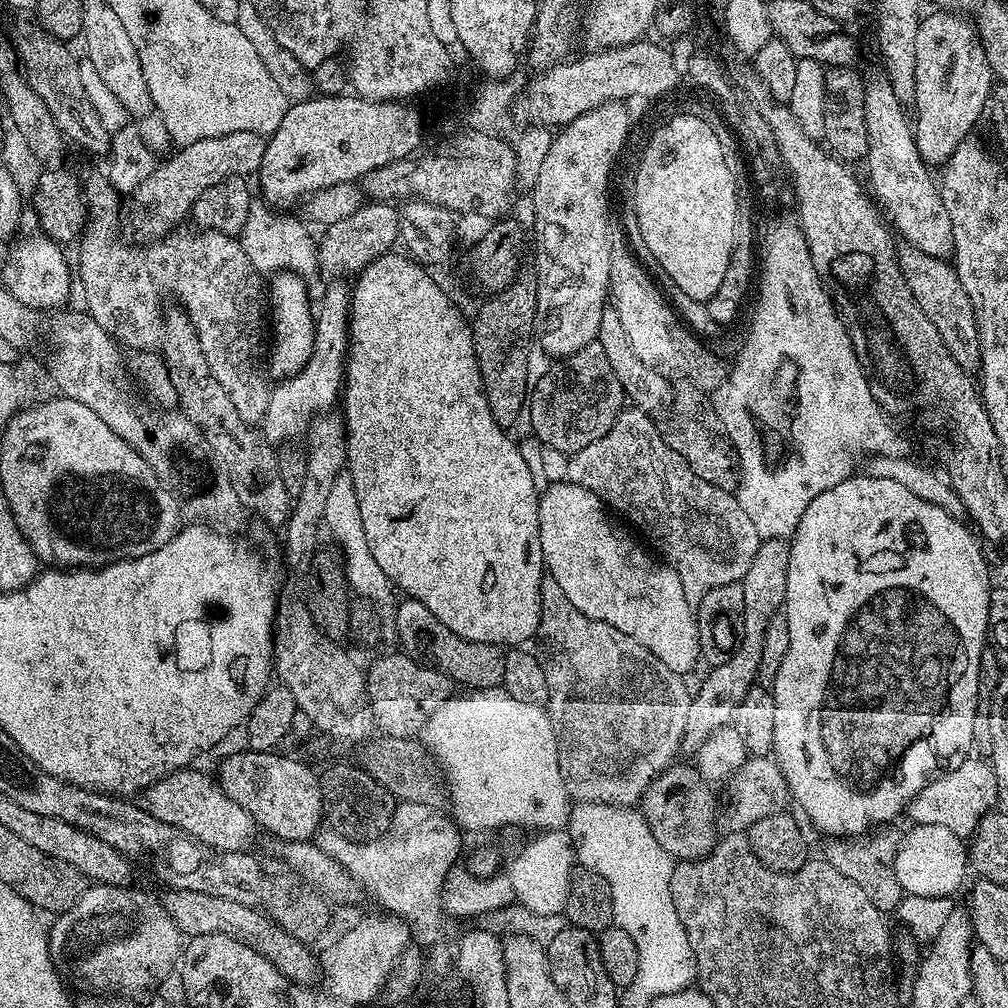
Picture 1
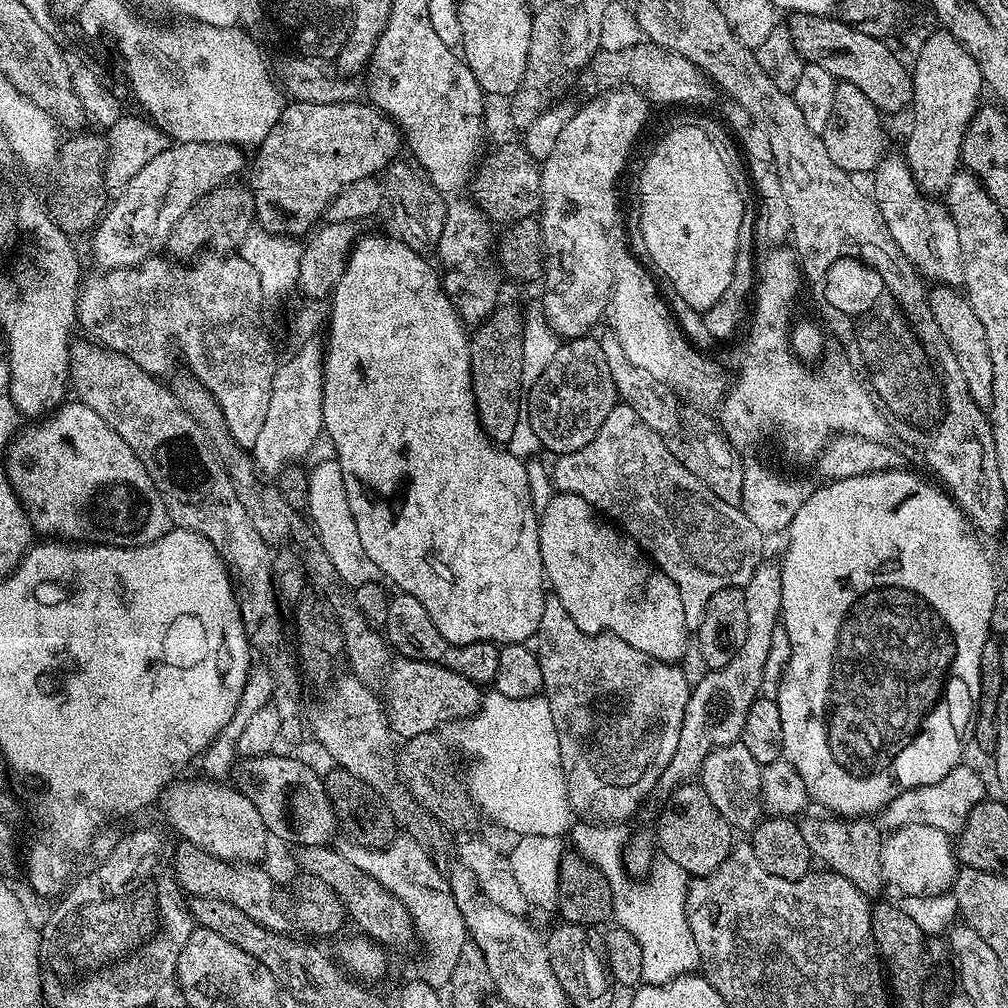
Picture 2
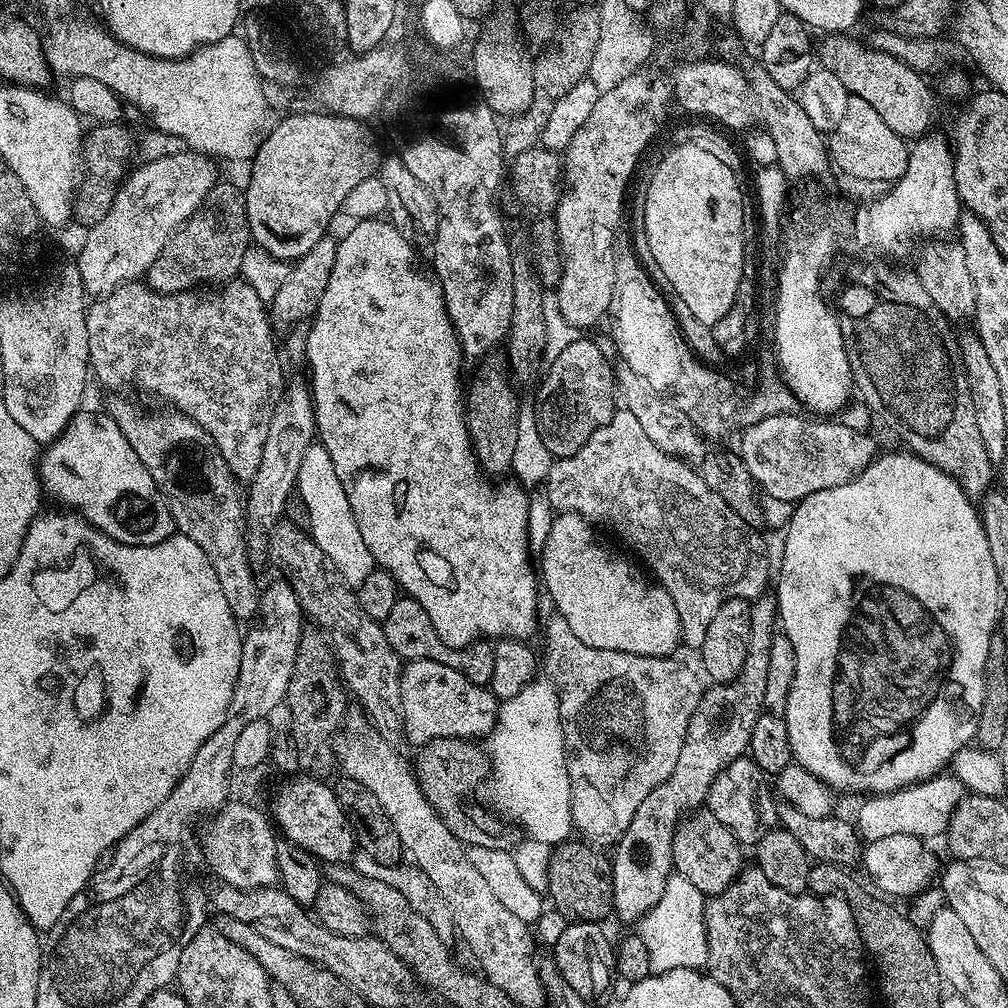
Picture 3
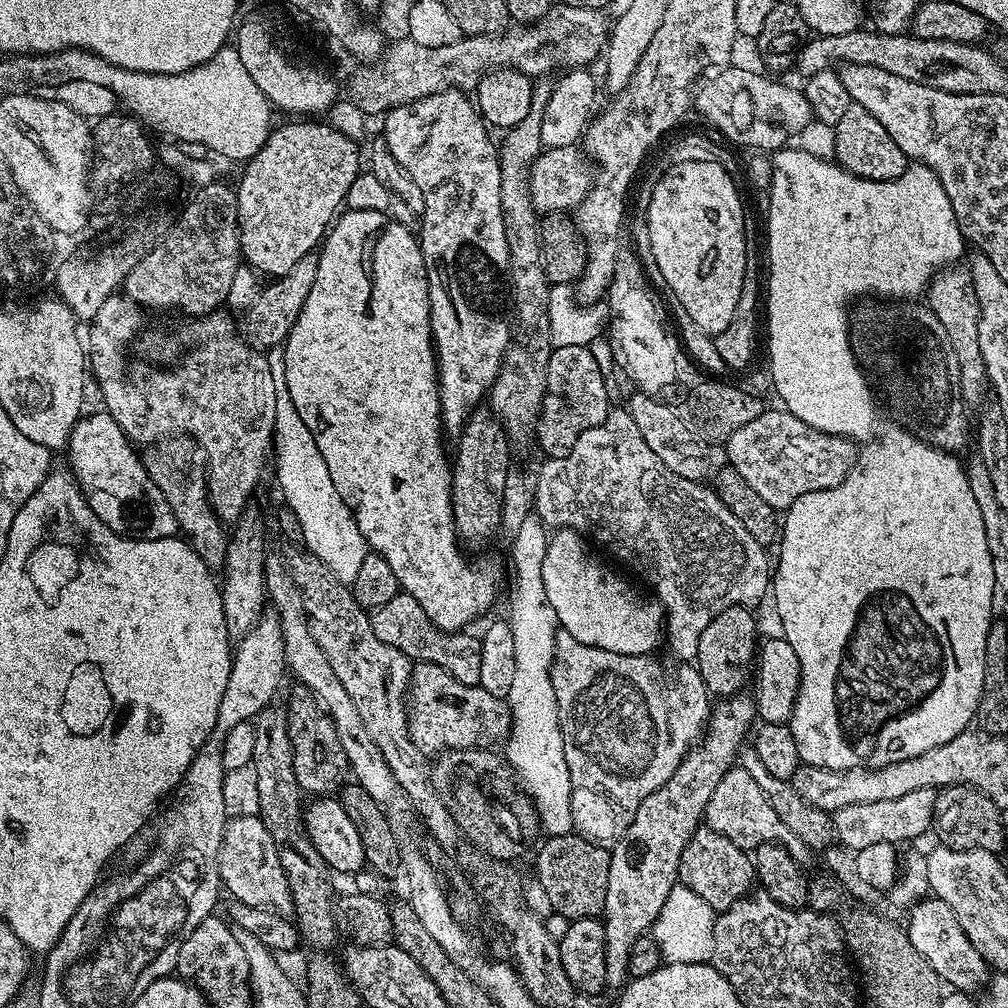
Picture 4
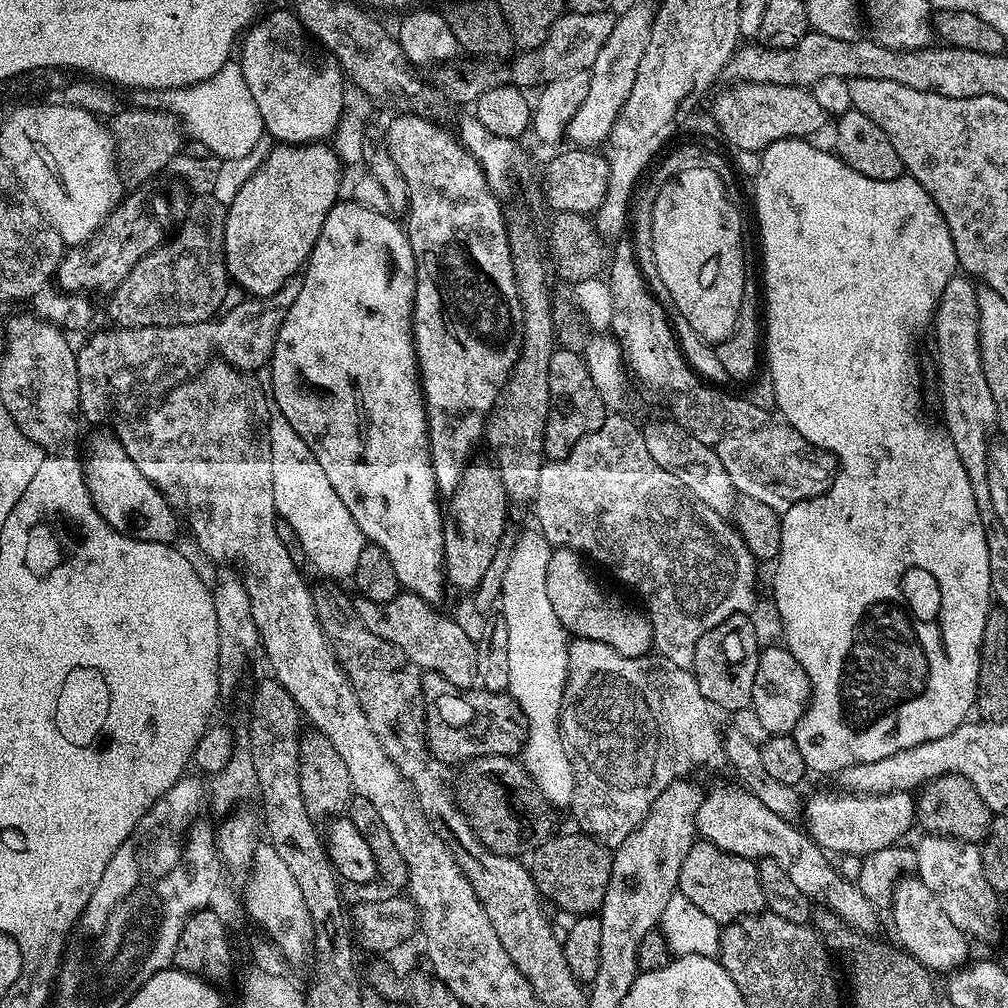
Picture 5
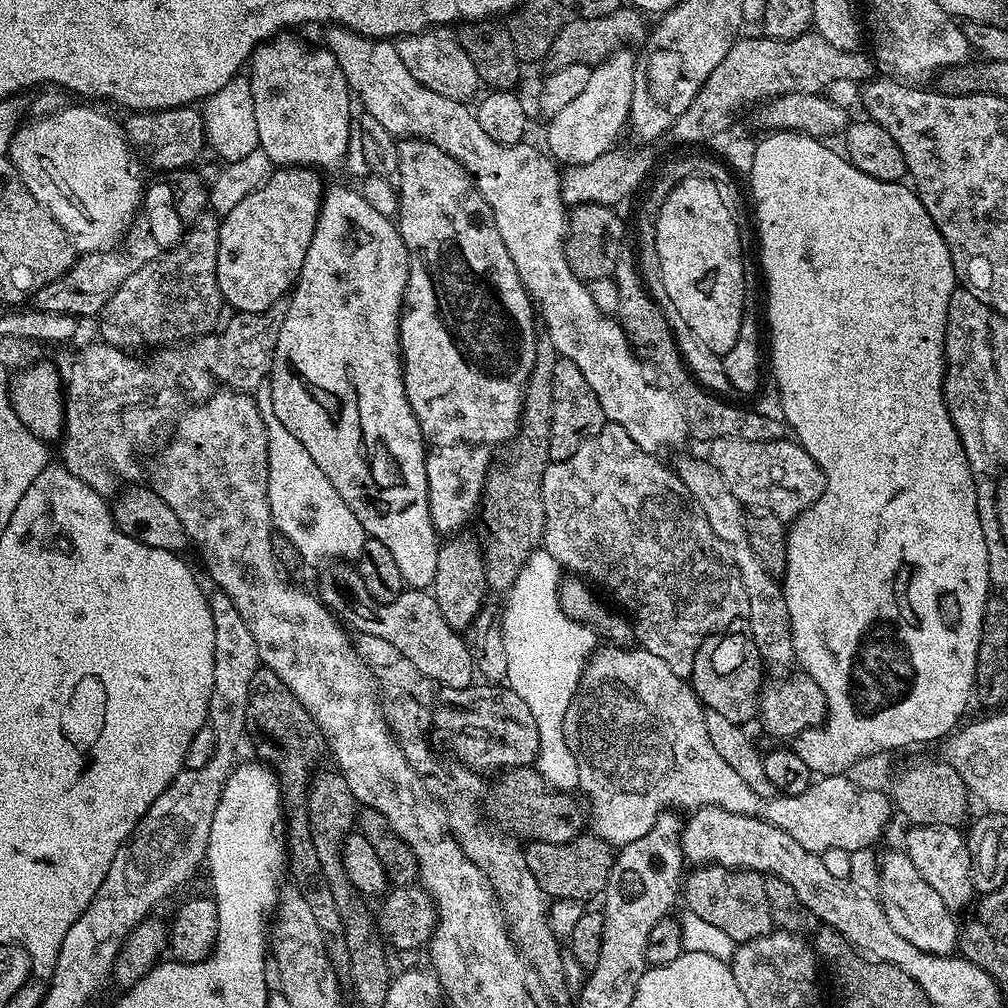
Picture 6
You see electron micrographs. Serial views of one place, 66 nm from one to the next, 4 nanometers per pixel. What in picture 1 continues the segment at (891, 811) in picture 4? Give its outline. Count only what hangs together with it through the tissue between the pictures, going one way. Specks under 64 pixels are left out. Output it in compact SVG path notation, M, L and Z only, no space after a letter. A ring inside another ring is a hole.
M966 758L954 768L931 780L918 795L913 796L906 809L911 823L946 826L954 834L968 838L976 831L978 822L987 812L997 807L1000 791L996 785L996 772L984 758Z

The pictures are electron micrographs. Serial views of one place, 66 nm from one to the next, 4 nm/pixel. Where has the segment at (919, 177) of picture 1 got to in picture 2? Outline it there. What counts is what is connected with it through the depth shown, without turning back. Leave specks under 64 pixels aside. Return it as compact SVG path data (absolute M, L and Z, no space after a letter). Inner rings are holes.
M885 155L884 161L877 166L874 179L876 179L876 192L874 199L886 226L890 230L890 238L898 242L902 254L915 266L916 271L925 281L936 286L960 286L964 283L964 263L962 262L962 246L958 242L958 226L954 226L954 218L948 213L947 207L940 204L939 199L929 198L921 192L919 184L912 177L912 170L903 155Z

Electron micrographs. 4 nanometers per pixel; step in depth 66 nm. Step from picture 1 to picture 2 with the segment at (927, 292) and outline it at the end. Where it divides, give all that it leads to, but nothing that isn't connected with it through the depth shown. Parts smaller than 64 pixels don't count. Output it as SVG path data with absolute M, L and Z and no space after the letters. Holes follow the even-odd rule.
M936 286L928 292L928 305L938 327L942 329L942 335L946 337L946 342L950 342L950 350L954 350L954 359L962 370L962 378L966 378L966 390L970 390L970 398L974 398L979 408L991 409L994 362L990 362L986 330L982 327L982 322L978 322L978 314L974 314L967 295L944 286Z

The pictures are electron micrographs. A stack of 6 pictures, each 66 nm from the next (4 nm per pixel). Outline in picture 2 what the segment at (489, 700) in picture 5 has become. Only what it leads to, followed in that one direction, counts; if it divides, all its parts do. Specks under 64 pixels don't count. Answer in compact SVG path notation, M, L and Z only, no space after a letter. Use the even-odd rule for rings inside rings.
M393 659L387 680L386 715L397 737L407 738L427 732L436 732L443 724L450 723L451 725L453 722L468 719L480 708L481 685L470 682L470 678L462 678L462 674L446 666L438 666L434 662Z

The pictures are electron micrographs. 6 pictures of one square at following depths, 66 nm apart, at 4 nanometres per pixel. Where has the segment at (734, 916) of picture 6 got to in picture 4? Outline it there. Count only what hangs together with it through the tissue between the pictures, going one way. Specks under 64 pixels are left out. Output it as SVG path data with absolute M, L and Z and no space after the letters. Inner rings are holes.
M701 826L696 829L690 842L686 842L686 850L682 850L678 880L694 890L694 894L698 894L698 898L702 898L702 902L706 902L717 913L725 912L734 906L734 902L753 891L754 860L745 849L734 846L730 838Z

